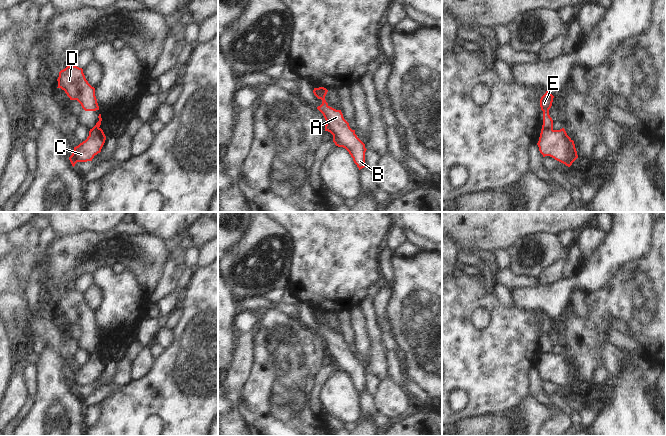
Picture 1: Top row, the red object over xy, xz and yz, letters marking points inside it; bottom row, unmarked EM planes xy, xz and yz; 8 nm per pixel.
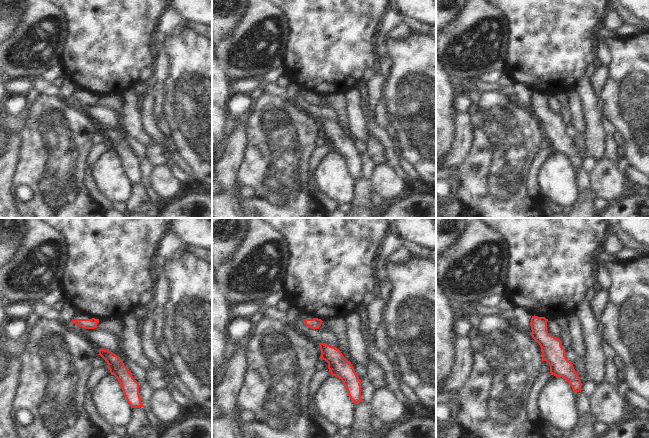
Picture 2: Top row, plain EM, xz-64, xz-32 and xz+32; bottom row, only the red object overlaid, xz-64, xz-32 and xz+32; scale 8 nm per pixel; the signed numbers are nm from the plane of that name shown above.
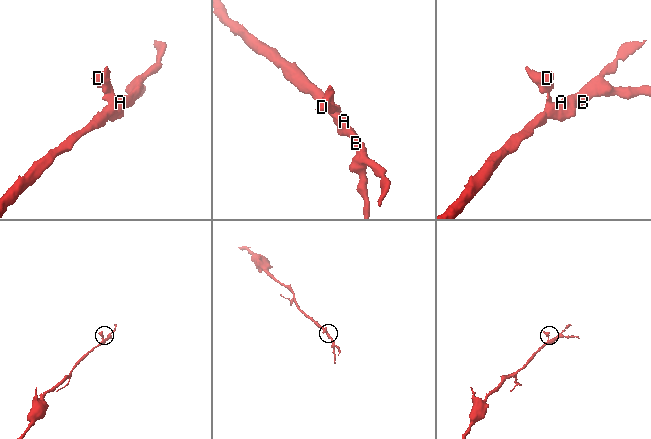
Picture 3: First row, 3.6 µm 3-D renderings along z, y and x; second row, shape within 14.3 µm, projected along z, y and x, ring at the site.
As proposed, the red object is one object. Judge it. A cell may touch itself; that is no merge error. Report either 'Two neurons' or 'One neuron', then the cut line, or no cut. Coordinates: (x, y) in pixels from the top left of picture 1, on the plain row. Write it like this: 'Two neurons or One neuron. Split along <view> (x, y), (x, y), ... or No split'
Two neurons. Split along xz (314, 312), (317, 312), (322, 317), (321, 322).

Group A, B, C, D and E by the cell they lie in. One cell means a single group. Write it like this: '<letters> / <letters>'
A B C / D E

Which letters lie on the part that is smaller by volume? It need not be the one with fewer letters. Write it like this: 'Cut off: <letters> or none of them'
Cut off: D, E

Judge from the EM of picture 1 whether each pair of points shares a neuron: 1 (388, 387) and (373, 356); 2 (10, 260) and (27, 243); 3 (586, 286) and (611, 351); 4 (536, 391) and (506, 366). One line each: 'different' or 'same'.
1: different
2: different
3: different
4: different

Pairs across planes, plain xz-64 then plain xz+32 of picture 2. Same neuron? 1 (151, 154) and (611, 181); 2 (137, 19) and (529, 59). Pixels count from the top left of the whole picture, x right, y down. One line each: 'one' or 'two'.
1: two
2: one

